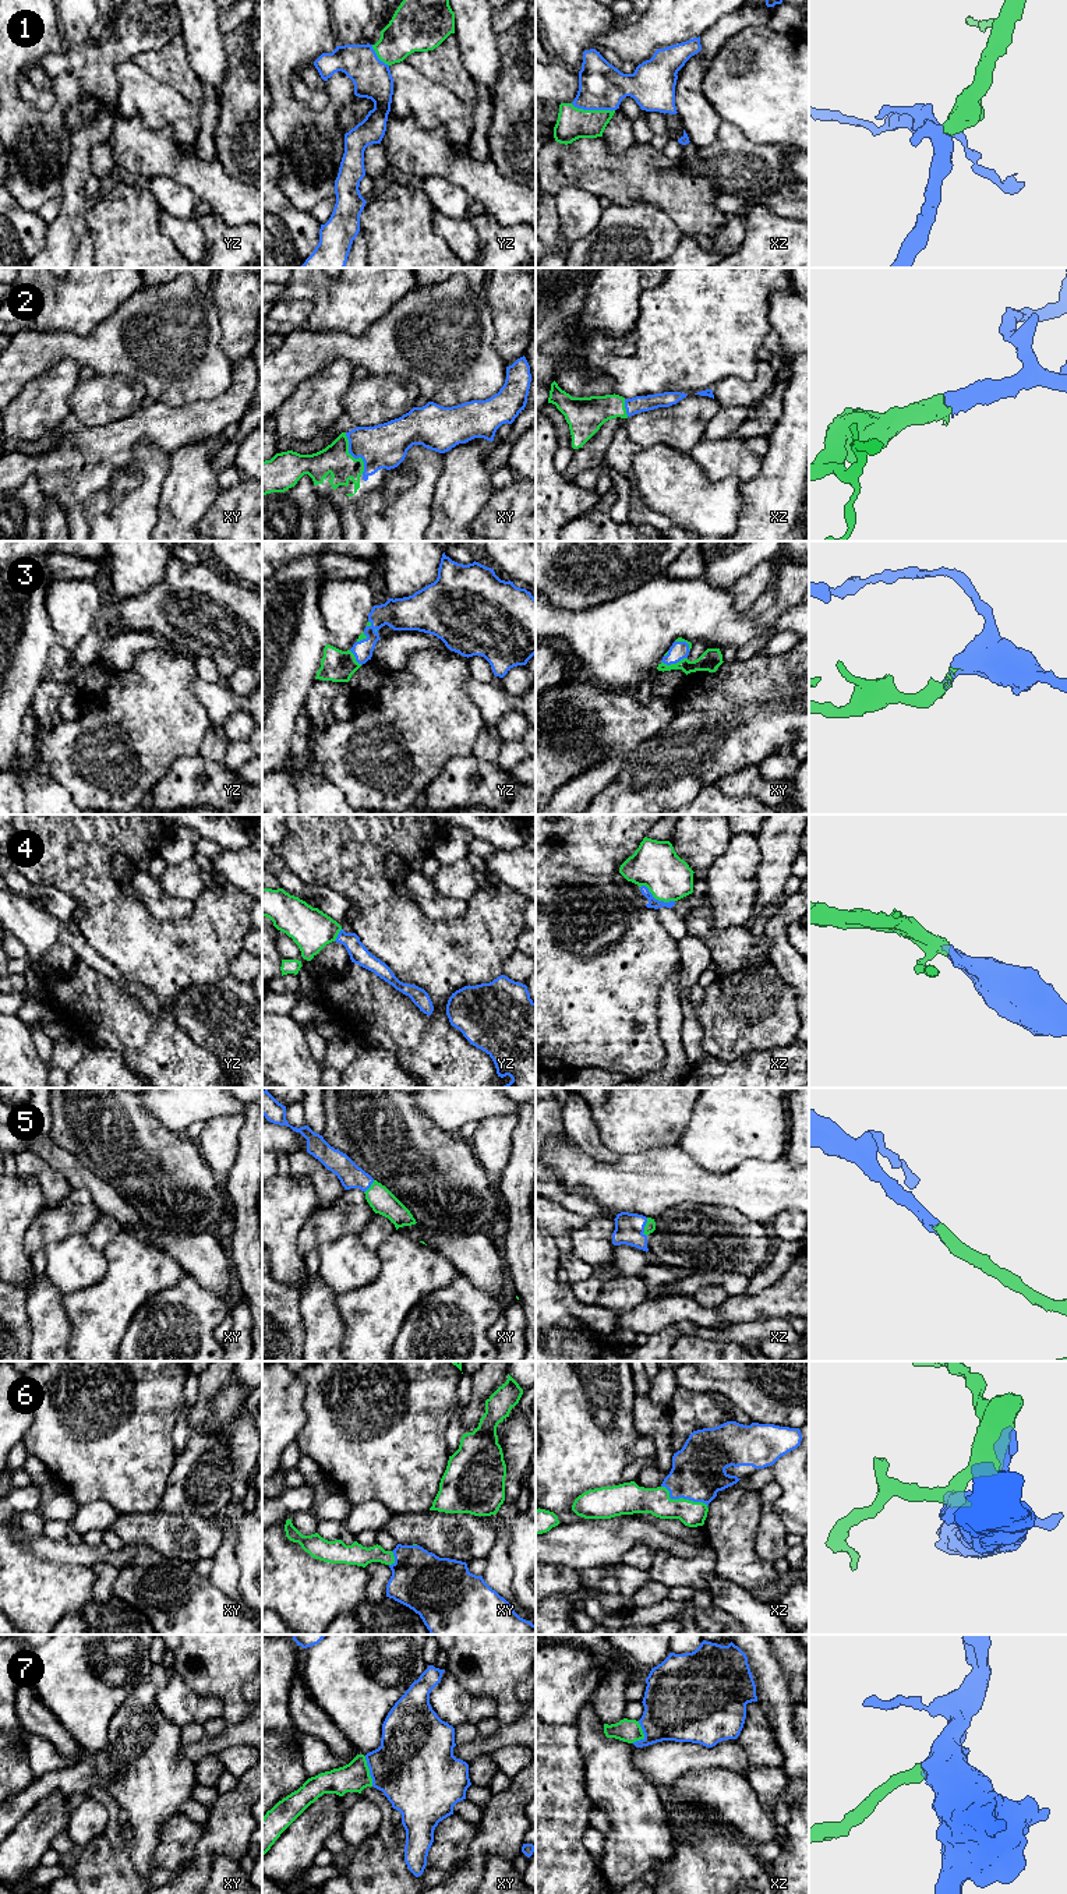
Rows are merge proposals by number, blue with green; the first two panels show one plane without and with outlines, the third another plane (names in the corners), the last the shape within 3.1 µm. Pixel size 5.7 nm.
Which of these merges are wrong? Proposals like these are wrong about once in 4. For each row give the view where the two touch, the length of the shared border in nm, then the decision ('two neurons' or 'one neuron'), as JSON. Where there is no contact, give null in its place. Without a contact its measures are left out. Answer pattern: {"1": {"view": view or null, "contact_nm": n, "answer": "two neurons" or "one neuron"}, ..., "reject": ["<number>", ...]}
{"1": {"view": "xz", "contact_nm": 260, "answer": "one neuron"}, "2": {"view": "xy", "contact_nm": 260, "answer": "one neuron"}, "3": {"view": "xy", "contact_nm": 160, "answer": "one neuron"}, "4": {"view": "xz", "contact_nm": 220, "answer": "one neuron"}, "5": {"view": "xz", "contact_nm": 110, "answer": "one neuron"}, "6": {"view": "xz", "contact_nm": 300, "answer": "one neuron"}, "7": {"view": "xy", "contact_nm": 180, "answer": "one neuron"}, "reject": []}

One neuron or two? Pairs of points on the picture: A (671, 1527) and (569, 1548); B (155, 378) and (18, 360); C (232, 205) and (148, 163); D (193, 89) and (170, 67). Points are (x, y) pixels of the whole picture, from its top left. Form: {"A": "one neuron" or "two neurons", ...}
{"A": "two neurons", "B": "one neuron", "C": "one neuron", "D": "one neuron"}

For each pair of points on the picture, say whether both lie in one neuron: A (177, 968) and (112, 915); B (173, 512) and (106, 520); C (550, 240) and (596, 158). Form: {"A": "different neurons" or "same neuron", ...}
{"A": "same neuron", "B": "different neurons", "C": "different neurons"}

